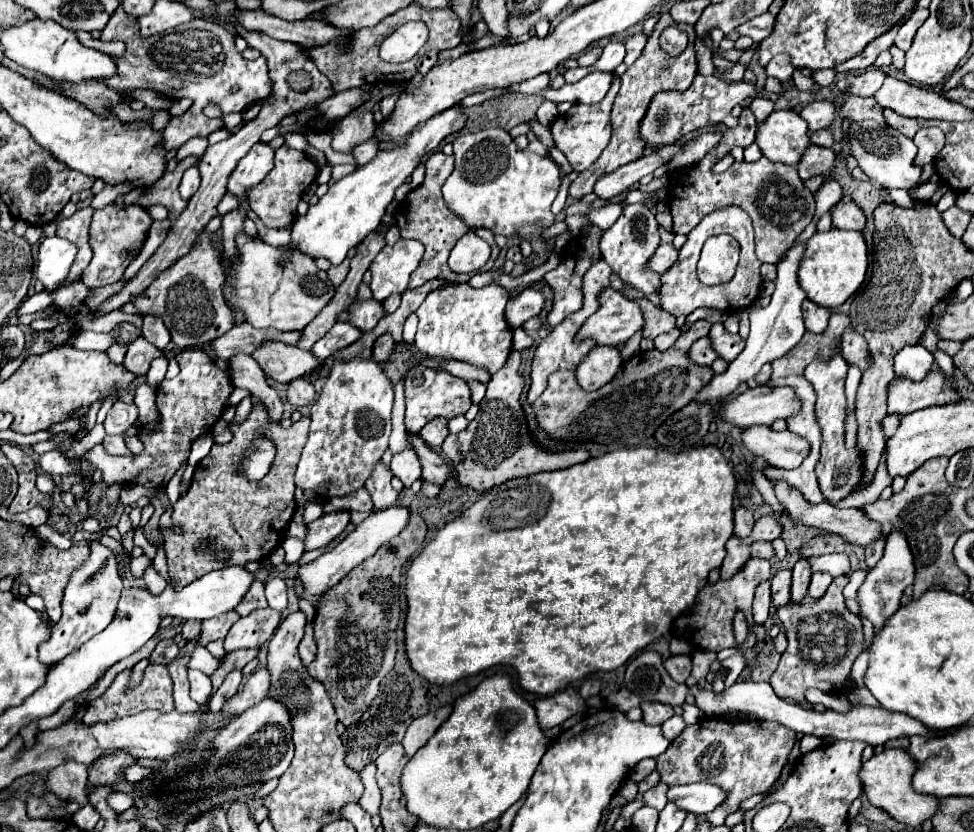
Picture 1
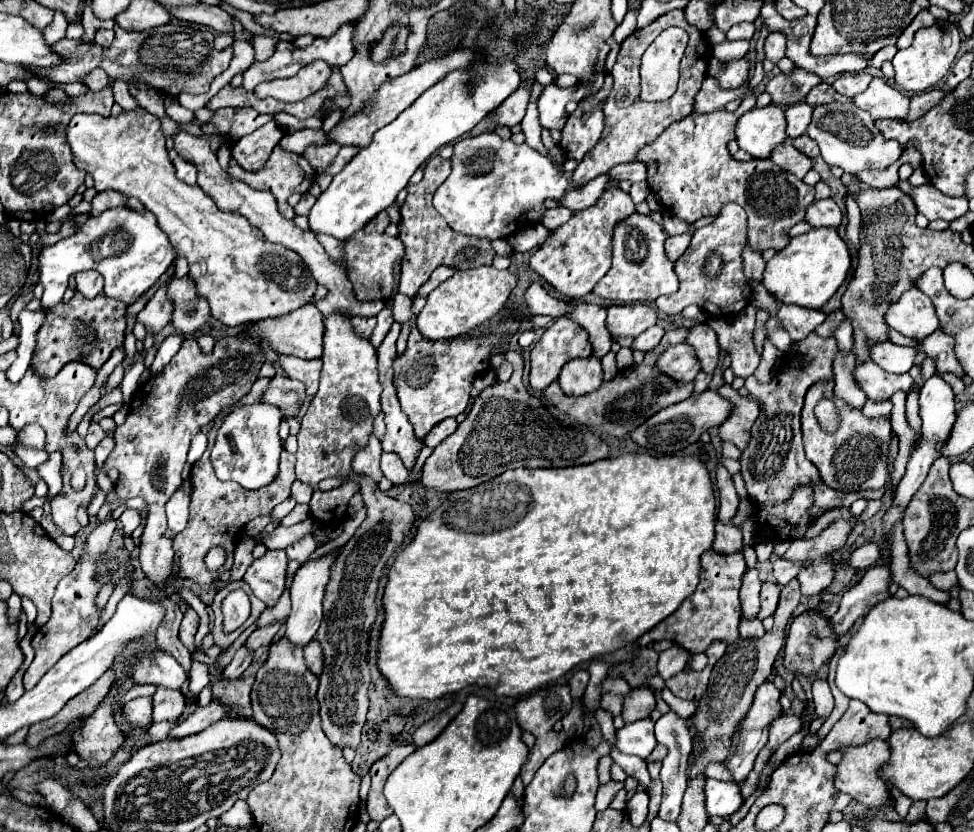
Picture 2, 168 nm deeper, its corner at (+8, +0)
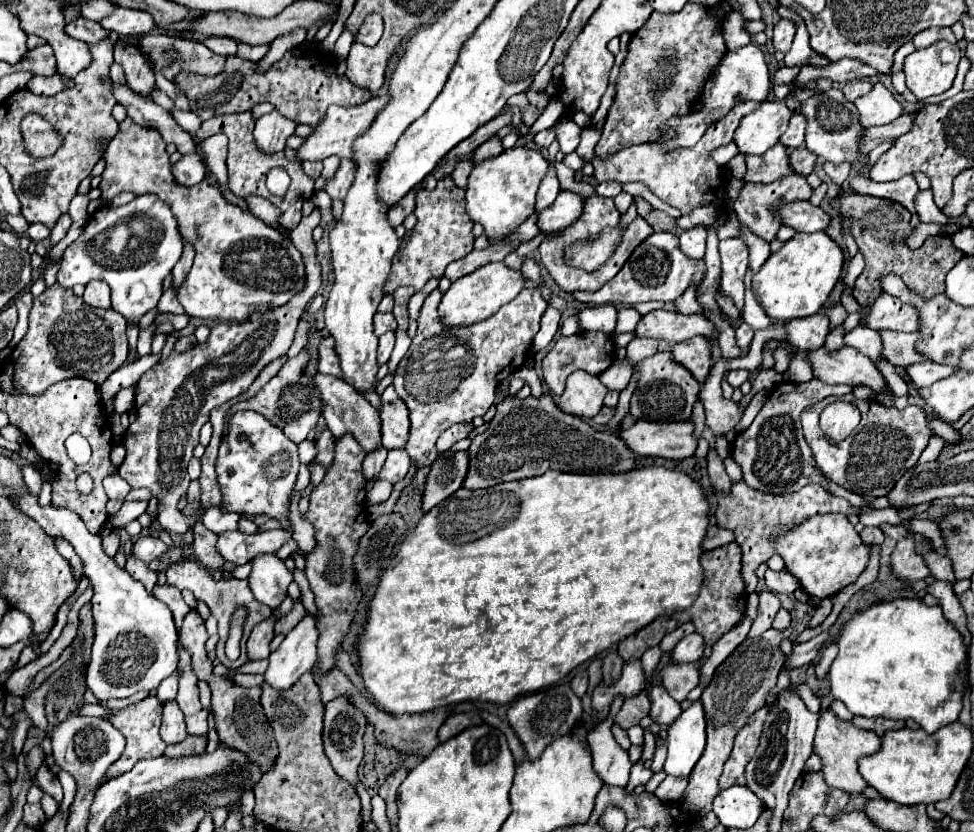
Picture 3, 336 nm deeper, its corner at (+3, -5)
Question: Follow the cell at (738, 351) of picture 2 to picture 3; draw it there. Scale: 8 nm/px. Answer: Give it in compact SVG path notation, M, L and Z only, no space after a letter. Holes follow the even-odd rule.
M737 369L737 371L731 371L727 381L731 387L741 387L745 381L749 379L749 371L747 369Z

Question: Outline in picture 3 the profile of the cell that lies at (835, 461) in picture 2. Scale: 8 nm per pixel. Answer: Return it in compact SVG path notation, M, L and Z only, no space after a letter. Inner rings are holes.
M851 393L843 395L839 399L853 399L853 403L857 403L857 407L861 411L861 425L857 425L857 429L851 433L849 439L845 439L841 443L831 443L819 429L819 413L823 407L827 407L835 399L837 397L825 397L823 401L811 405L809 409L805 409L801 413L805 439L813 451L813 459L815 459L817 467L833 483L865 497L867 501L887 495L893 489L893 485L901 479L901 475L917 463L921 451L927 447L931 429L927 427L923 411L917 405L909 405L903 411L899 411L895 407L885 409L877 401L875 403L861 401L861 399L855 401L855 397ZM871 409L875 409L873 417L871 417Z

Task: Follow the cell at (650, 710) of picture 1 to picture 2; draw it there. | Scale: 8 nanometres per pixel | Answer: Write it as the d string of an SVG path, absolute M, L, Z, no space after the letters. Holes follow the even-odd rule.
M632 688L630 694L624 698L622 718L624 722L648 718L654 708L656 708L656 698L650 688Z

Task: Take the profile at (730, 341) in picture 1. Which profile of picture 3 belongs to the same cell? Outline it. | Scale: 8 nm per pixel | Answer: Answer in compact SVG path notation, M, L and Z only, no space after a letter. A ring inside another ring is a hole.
M703 335L677 343L671 349L671 355L675 361L685 365L699 383L703 383L707 379L713 363L711 363L711 345Z

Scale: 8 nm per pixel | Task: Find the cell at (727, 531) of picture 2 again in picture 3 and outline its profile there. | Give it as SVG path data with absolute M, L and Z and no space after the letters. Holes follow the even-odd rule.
M713 525L713 527L709 527L709 531L707 531L707 537L705 537L705 541L703 541L703 549L705 549L705 551L707 551L707 549L715 549L715 547L721 547L721 545L727 545L727 543L733 543L733 541L735 541L733 531L721 529L721 527Z

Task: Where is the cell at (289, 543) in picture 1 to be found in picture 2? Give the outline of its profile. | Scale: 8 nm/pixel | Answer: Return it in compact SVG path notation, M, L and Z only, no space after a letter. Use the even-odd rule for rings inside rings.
M268 550L262 558L256 558L250 568L244 574L244 582L252 588L254 596L260 598L266 606L274 606L278 598L284 592L284 580L286 580L286 568L288 568L288 556L284 550Z

